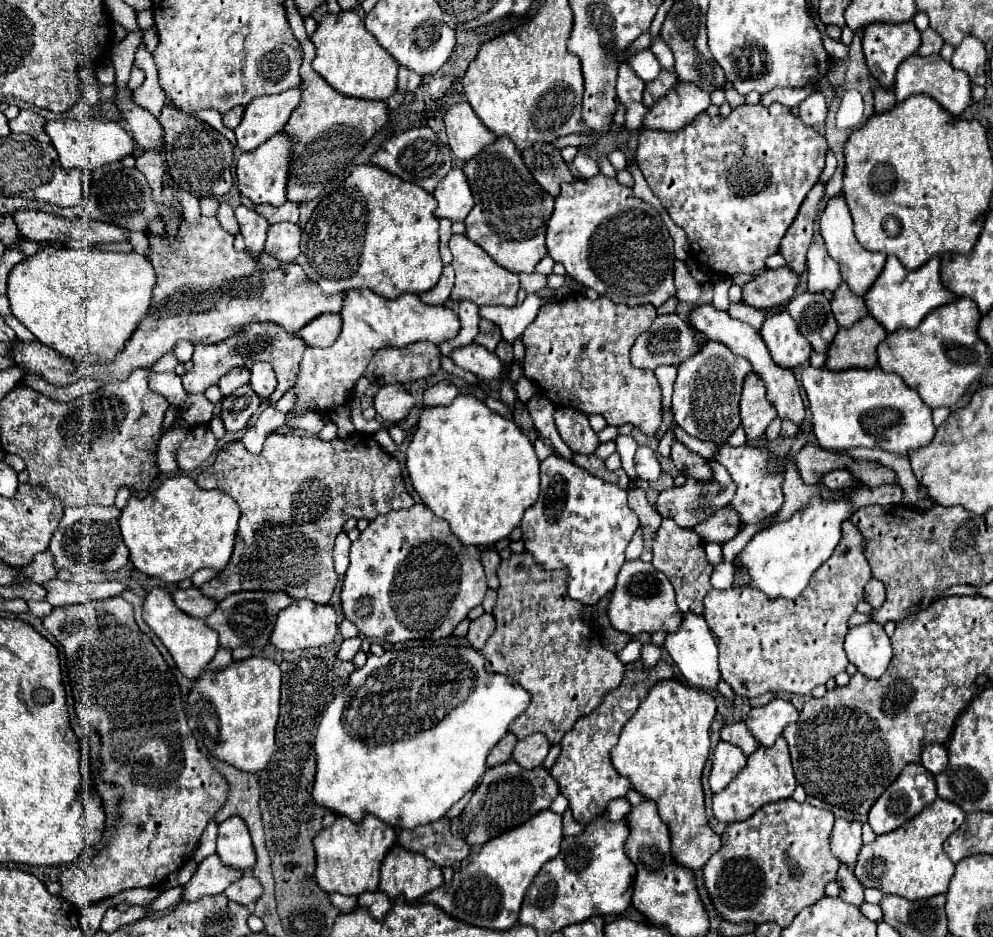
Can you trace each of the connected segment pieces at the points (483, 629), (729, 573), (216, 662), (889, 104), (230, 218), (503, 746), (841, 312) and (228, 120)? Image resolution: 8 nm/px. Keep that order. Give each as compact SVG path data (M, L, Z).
M484 613L482 617L474 619L470 623L470 629L468 629L468 635L466 635L470 647L480 651L484 647L484 643L488 641L488 637L494 633L494 629L496 629L496 621L490 613Z
M734 567L714 569L714 573L712 573L712 587L716 587L716 589L728 589L732 579L734 579Z
M220 647L218 653L216 653L216 657L210 661L208 669L210 669L210 671L220 671L220 669L228 667L230 663L232 663L232 655L230 655L230 651L224 649L224 647Z
M876 89L874 91L874 105L876 105L876 111L878 113L888 111L888 109L892 109L896 105L896 97L888 89Z
M222 203L222 205L220 205L216 217L218 217L220 225L222 225L228 233L232 233L232 235L238 233L238 221L236 221L236 217L234 217L234 209L232 209L228 203Z
M506 733L506 737L502 737L502 741L498 741L498 745L490 751L490 757L488 757L488 767L494 767L494 765L502 765L506 761L510 761L512 757L512 749L516 745L516 737L512 733Z
M842 281L842 285L834 291L834 299L832 299L832 313L836 317L836 323L840 327L850 327L854 325L858 319L868 315L868 309L864 305L864 299L854 295L852 289Z
M236 107L236 109L232 109L232 111L228 111L228 113L222 115L222 123L228 129L236 129L240 125L242 117L244 117L244 107Z

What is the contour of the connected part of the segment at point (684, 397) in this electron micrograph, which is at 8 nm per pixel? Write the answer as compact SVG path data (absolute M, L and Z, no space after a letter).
M706 341L700 353L678 365L678 377L672 397L674 421L688 435L698 437L700 441L726 443L726 439L740 425L738 401L742 393L742 383L748 373L752 373L750 361L730 353L730 347L722 343Z

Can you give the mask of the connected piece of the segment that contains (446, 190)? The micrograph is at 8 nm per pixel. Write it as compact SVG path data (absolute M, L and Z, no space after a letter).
M452 169L440 183L438 189L434 191L434 197L438 201L438 207L434 215L438 219L450 219L454 221L464 221L470 209L474 207L472 191L466 181L466 175L462 169Z

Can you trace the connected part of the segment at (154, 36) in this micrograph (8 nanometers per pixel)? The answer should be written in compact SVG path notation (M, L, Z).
M155 25L144 31L143 39L146 43L146 48L150 53L153 53L159 43L159 37Z

